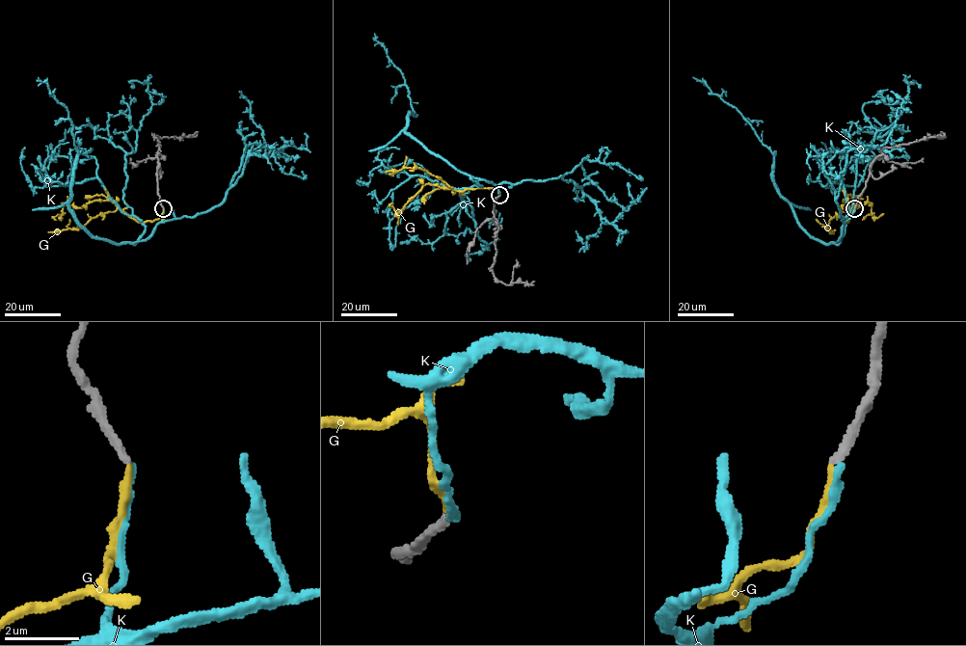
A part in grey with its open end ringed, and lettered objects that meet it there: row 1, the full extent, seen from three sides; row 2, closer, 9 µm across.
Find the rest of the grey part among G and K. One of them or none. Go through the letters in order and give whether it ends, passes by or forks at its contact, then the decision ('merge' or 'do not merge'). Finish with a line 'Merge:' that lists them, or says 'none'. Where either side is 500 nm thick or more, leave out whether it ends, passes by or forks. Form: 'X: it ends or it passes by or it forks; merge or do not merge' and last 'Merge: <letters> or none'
G: it ends; merge
K: it ends; do not merge
Merge: G

